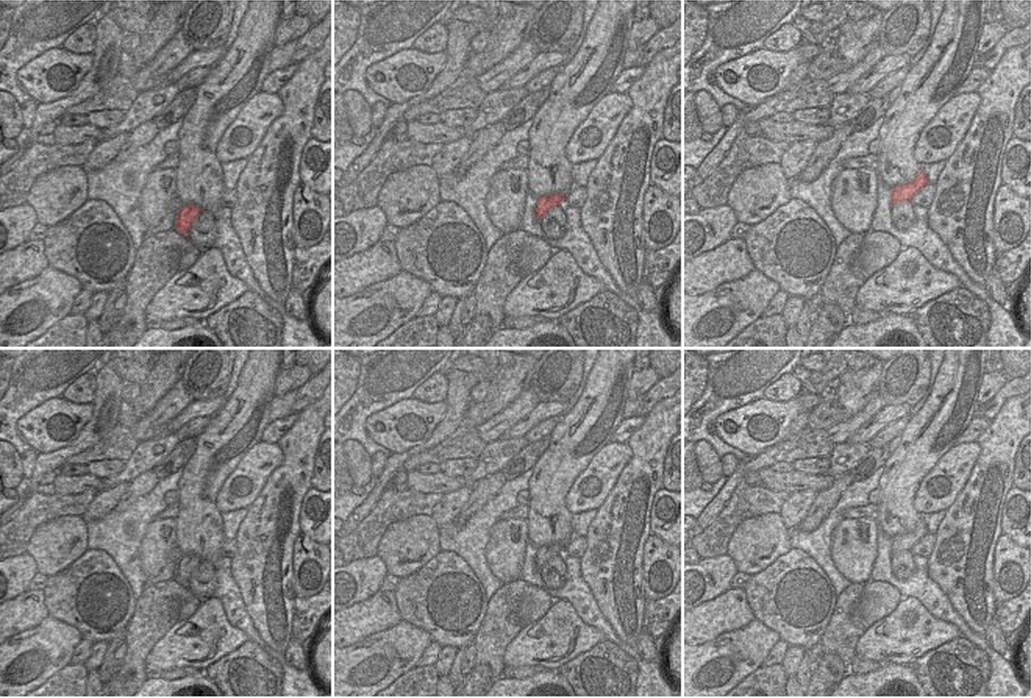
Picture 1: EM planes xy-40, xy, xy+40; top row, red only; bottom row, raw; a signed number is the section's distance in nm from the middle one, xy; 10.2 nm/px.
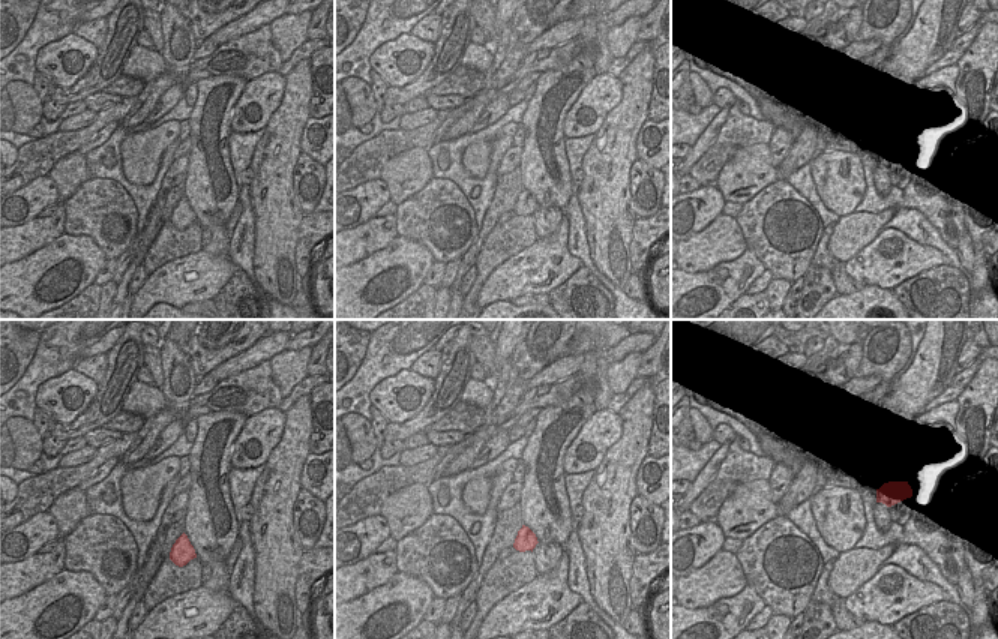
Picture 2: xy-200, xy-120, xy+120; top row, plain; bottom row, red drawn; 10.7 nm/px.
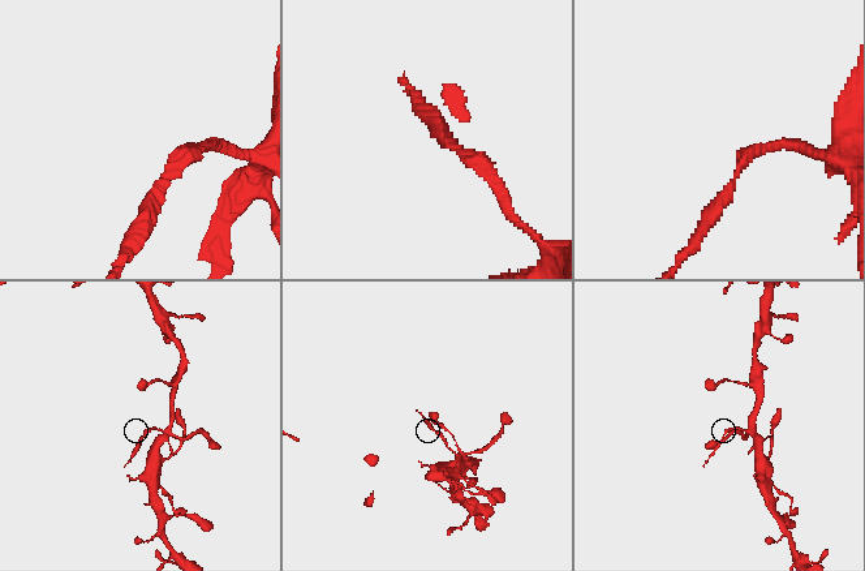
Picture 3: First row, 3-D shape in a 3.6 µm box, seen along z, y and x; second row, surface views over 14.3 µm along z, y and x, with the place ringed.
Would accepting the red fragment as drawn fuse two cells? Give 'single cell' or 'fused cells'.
fused cells

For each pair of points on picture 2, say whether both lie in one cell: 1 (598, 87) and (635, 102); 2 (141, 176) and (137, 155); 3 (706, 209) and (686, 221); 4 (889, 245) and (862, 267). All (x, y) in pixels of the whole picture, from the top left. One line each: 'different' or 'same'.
1: different
2: same
3: same
4: same

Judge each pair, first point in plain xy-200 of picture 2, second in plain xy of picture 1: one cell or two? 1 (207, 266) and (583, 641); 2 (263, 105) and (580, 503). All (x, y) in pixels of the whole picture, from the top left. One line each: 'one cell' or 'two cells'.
1: one cell
2: one cell

